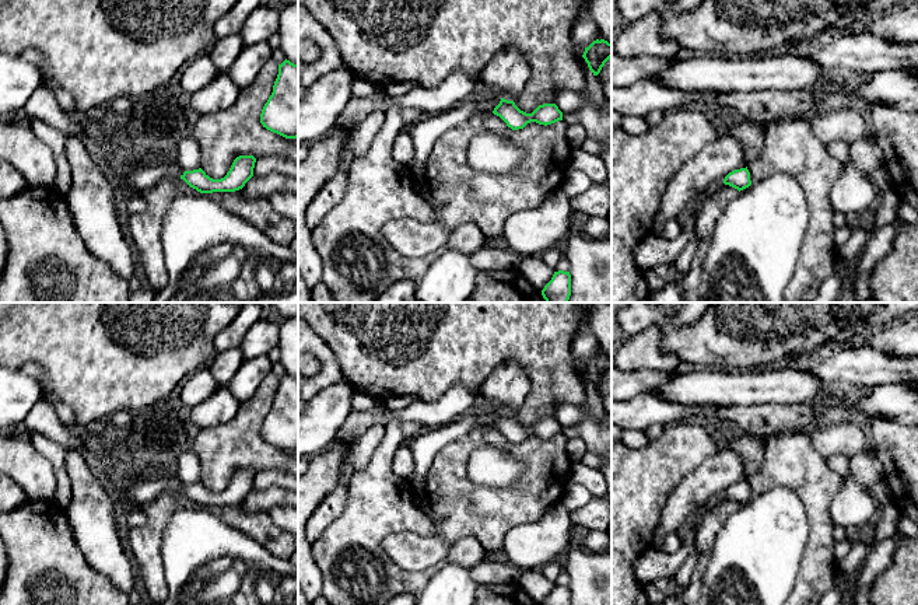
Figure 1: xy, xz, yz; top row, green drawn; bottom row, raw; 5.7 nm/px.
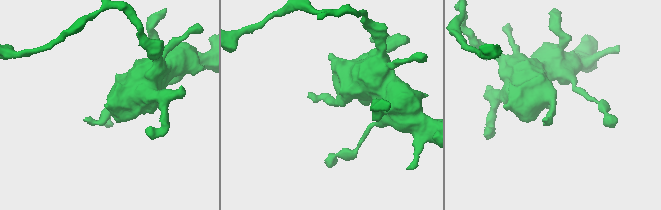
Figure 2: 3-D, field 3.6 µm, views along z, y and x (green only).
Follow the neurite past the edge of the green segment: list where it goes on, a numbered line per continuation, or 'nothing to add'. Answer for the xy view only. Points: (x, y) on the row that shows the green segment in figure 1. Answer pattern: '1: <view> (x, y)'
1: xy (139, 177)

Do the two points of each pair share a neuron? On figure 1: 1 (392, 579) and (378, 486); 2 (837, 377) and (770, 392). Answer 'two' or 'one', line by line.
1: one
2: two

